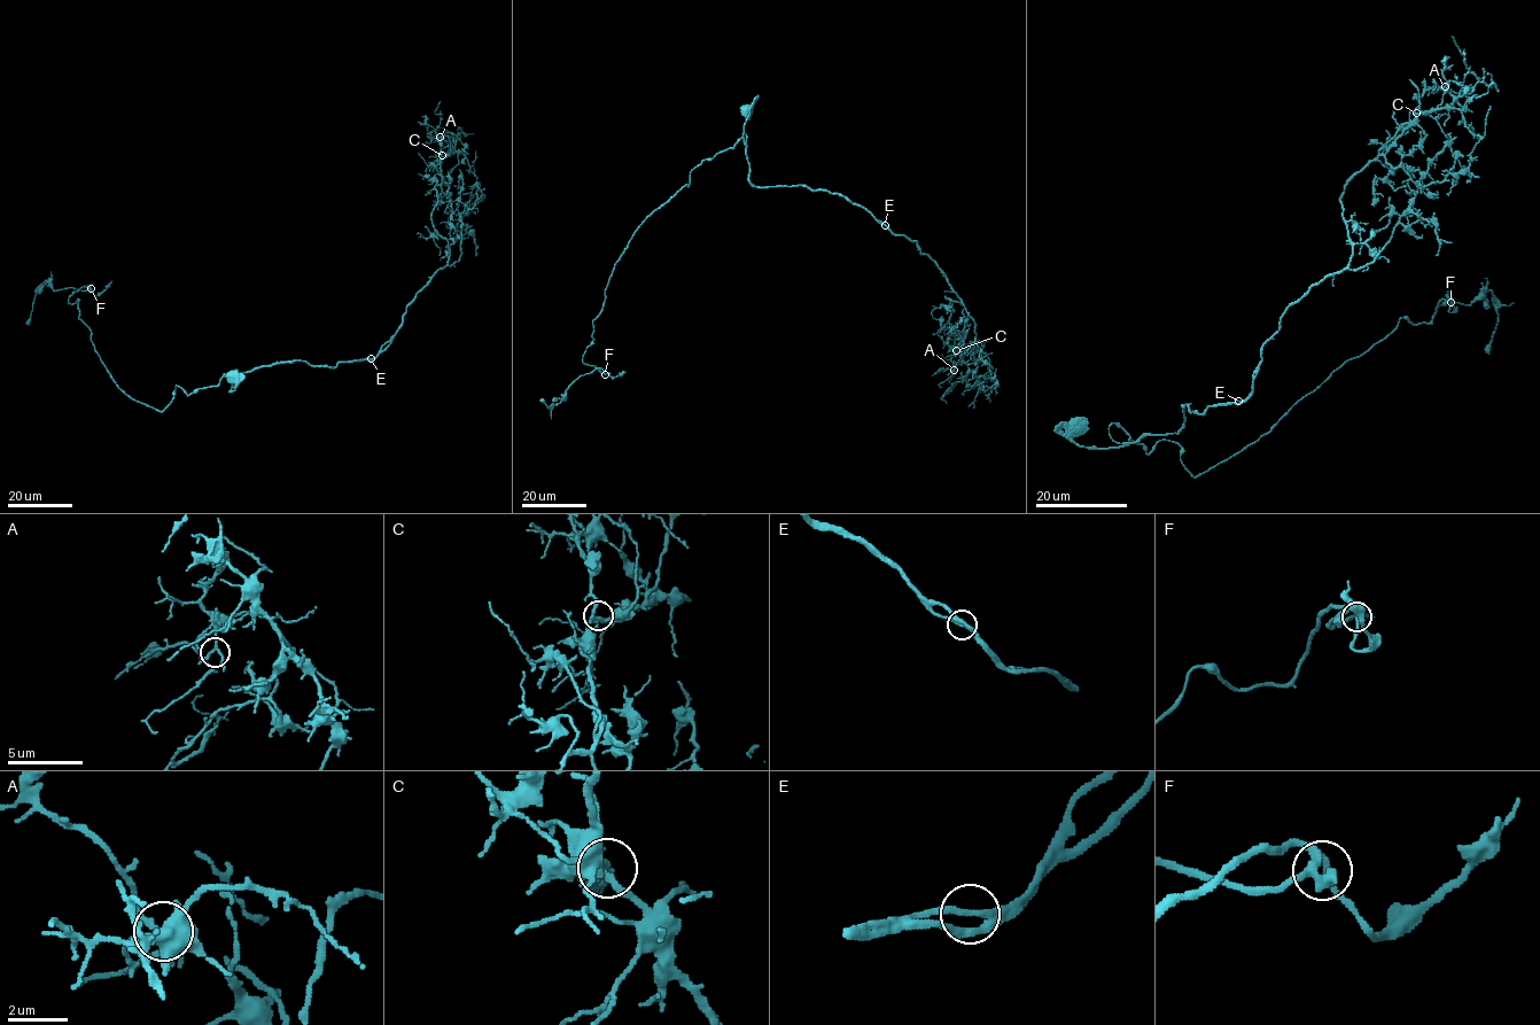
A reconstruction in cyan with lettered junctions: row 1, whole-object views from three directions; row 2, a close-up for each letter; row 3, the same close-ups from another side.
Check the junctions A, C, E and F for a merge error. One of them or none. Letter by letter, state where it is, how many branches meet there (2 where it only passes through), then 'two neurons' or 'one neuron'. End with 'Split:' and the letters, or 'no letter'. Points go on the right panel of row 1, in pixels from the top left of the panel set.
A: (1445, 86) | 3 | one neuron
C: (1416, 113) | 3 | one neuron
E: (1238, 401) | 3 | one neuron
F: (1451, 302) | 3 | one neuron
Split: no letter

